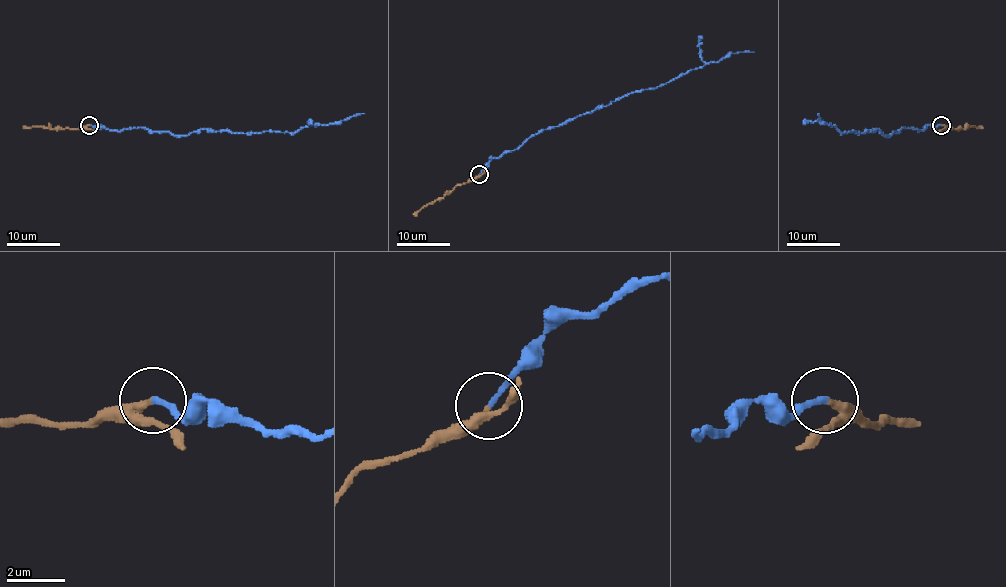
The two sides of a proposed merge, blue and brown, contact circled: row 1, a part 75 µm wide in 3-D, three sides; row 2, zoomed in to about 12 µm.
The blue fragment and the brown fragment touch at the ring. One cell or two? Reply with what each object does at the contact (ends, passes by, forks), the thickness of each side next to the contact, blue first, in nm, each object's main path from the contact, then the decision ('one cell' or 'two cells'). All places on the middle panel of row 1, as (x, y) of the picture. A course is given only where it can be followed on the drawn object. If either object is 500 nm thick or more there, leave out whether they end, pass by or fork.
blue ends there; brown passes by; 180 nm thick on the blue side, 180 nm on the other; blue runs (480, 175), (493, 159), (518, 149), (545, 129), (630, 93), (657, 88), (732, 53), (754, 52); brown runs (480, 175), (458, 184), (413, 215); one cell

